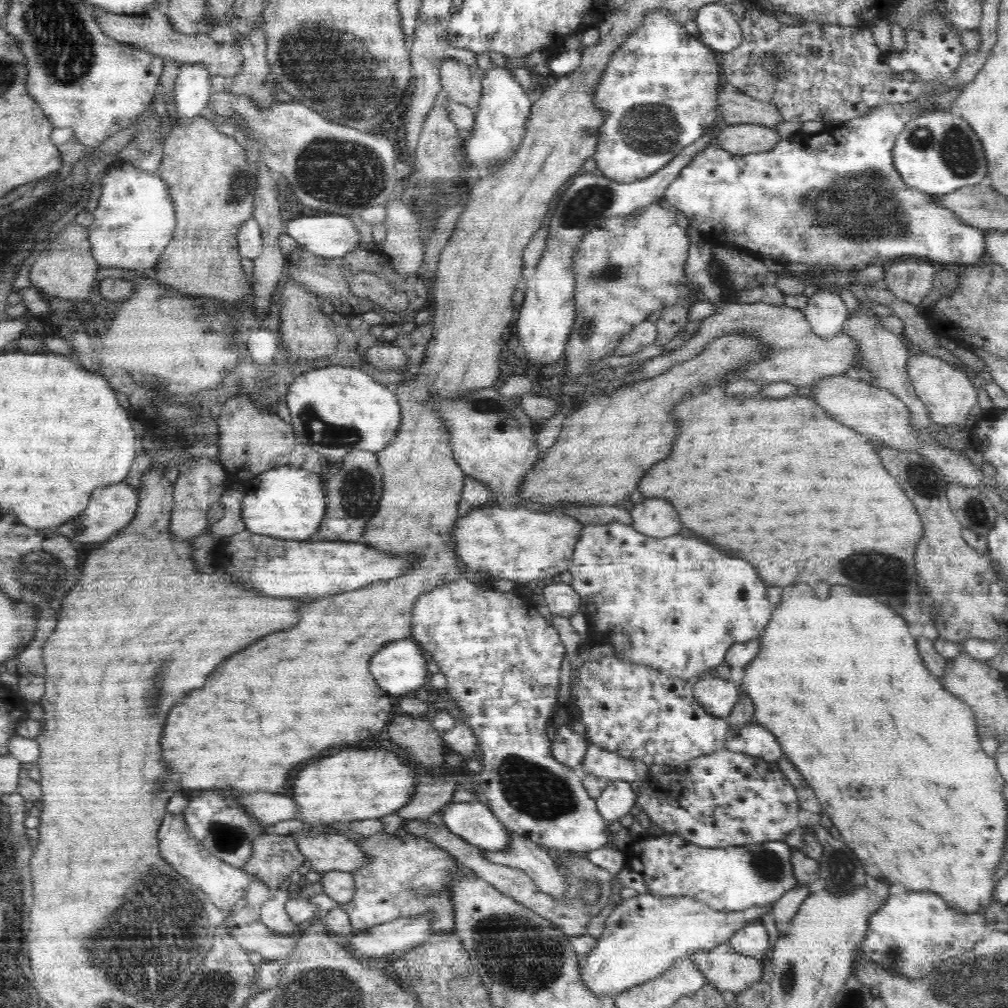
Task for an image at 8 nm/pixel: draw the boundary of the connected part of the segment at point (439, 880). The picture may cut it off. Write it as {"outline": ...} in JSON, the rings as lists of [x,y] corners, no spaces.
{"outline":[[[385,830],[363,837],[356,844],[364,851],[368,864],[352,872],[355,895],[342,906],[354,932],[418,915],[432,915],[434,933],[452,932],[455,916],[447,880],[460,865],[457,860],[426,837],[399,839],[396,835],[387,834]]]}

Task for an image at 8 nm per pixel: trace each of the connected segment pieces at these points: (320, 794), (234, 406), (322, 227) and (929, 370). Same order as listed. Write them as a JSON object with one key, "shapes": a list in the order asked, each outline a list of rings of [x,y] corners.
{"shapes":[[[[382,748],[352,750],[352,752],[342,752],[342,754],[324,758],[316,764],[310,764],[308,768],[304,768],[290,786],[290,795],[298,805],[295,819],[300,820],[306,826],[328,826],[333,823],[344,824],[366,819],[380,819],[408,804],[416,788],[414,770],[418,772],[400,753],[398,756],[396,753]]],[[[246,393],[226,400],[216,419],[219,430],[216,459],[232,479],[245,483],[253,476],[289,464],[290,454],[297,444],[292,425],[285,422],[277,413],[258,408]]],[[[322,214],[300,216],[286,222],[286,234],[308,253],[324,258],[340,258],[356,247],[364,246],[348,216]]],[[[922,353],[909,358],[907,371],[916,396],[925,404],[929,418],[938,425],[972,421],[978,413],[978,390],[970,382],[968,375],[956,369],[952,364]]]]}

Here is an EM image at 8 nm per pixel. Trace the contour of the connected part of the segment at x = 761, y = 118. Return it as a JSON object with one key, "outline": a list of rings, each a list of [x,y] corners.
{"outline":[[[729,83],[717,92],[718,119],[720,125],[758,124],[776,127],[782,121],[776,106],[754,97],[746,96]]]}

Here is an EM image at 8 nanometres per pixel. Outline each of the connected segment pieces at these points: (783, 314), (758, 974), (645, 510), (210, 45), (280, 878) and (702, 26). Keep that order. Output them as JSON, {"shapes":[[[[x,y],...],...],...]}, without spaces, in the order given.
{"shapes":[[[[718,302],[718,308],[712,316],[706,316],[702,324],[696,328],[695,333],[688,342],[683,343],[679,348],[672,350],[664,355],[649,358],[642,361],[633,372],[630,378],[624,380],[625,384],[648,380],[666,372],[668,368],[676,364],[682,364],[694,356],[698,356],[706,344],[716,340],[718,336],[726,334],[743,334],[743,336],[753,336],[759,342],[763,342],[771,353],[759,361],[750,363],[743,369],[738,369],[727,376],[727,382],[736,380],[757,380],[761,384],[773,382],[789,382],[794,386],[802,387],[811,385],[821,378],[827,376],[844,375],[848,370],[853,369],[857,361],[857,344],[855,340],[845,332],[838,332],[834,338],[820,338],[810,328],[810,323],[805,316],[805,311],[791,308],[786,305],[774,307],[766,303],[740,304],[736,302]]],[[[729,941],[711,950],[694,952],[690,957],[706,976],[707,982],[726,996],[746,990],[766,975],[763,959],[738,954]]],[[[646,500],[629,512],[634,531],[650,538],[667,538],[680,534],[680,520],[674,508],[664,500]]],[[[99,8],[94,11],[101,32],[118,43],[130,44],[131,48],[162,56],[166,61],[174,60],[181,65],[202,64],[212,77],[222,76],[227,81],[234,78],[236,74],[240,74],[244,60],[238,49],[238,40],[229,44],[217,45],[209,34],[176,32],[162,9],[152,9],[141,15],[119,15]]],[[[264,832],[254,840],[254,852],[243,870],[260,879],[273,892],[284,889],[289,877],[304,864],[305,856],[298,849],[296,838]]],[[[720,2],[702,6],[695,18],[698,37],[712,51],[726,53],[742,42],[742,29],[734,14]]]]}

